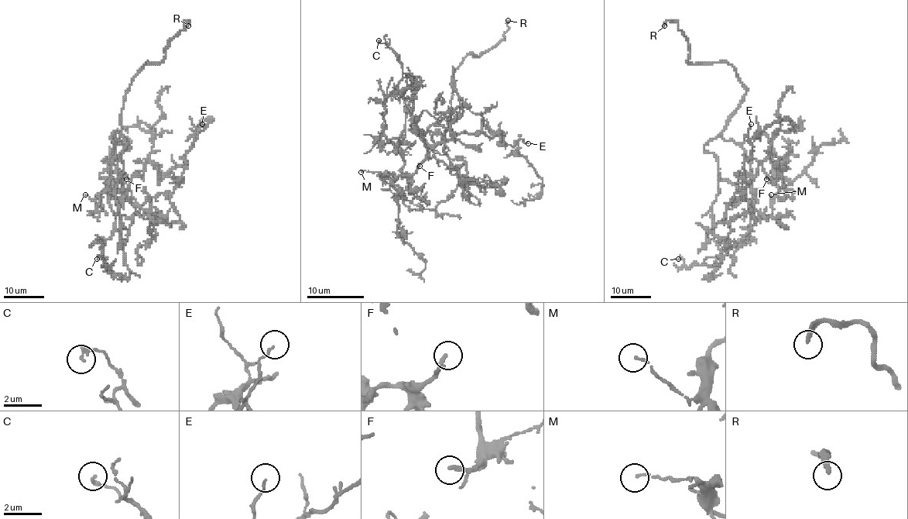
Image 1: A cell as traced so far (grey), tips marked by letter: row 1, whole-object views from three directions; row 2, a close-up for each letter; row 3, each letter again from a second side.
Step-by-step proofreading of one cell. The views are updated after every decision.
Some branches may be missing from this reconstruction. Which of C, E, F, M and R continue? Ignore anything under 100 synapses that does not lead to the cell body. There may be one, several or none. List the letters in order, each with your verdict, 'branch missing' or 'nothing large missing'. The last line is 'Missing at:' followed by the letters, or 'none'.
C: nothing large missing
E: nothing large missing
F: branch missing
M: nothing large missing
R: branch missing
Missing at: F, R

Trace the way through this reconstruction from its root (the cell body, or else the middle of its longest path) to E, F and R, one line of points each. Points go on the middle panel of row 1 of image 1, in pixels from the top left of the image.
E: (414, 89), (406, 108), (430, 145), (461, 133), (528, 143)
F: (414, 89), (398, 149), (402, 153), (402, 174), (412, 174), (419, 166)
R: (414, 89), (418, 77), (412, 120), (423, 137), (451, 106), (454, 70), (468, 54), (499, 43), (508, 20)

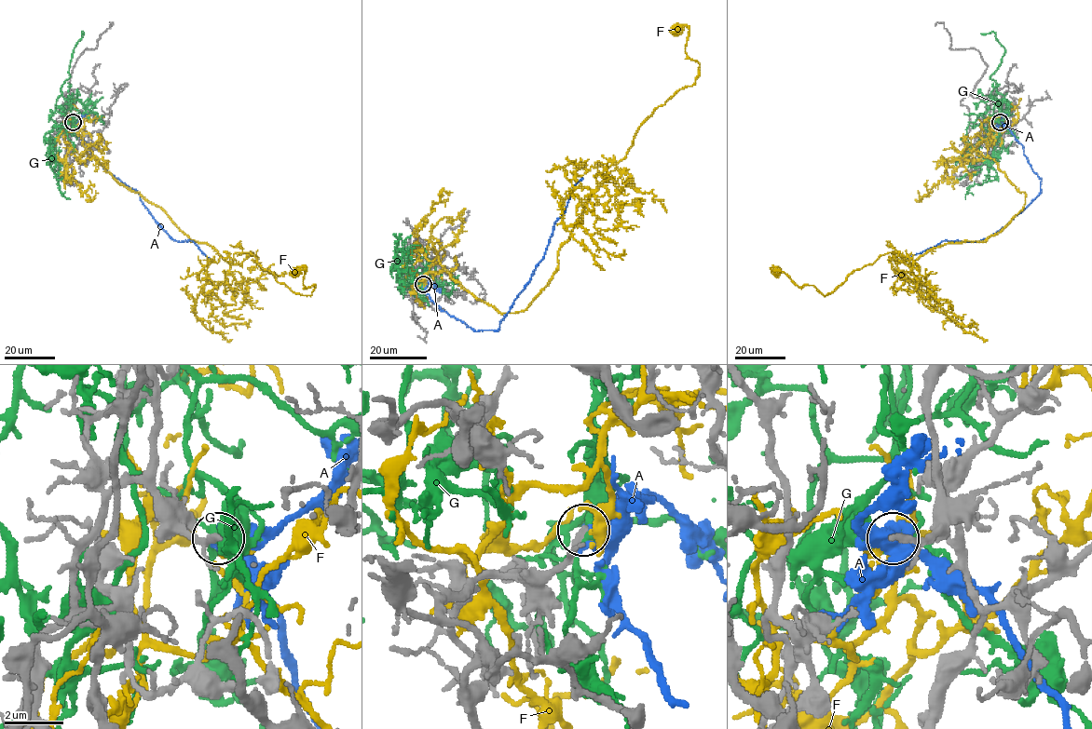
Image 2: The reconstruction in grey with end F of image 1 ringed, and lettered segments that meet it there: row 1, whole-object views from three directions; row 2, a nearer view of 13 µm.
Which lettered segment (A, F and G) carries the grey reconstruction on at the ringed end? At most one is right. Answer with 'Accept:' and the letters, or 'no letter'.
Accept: no letter

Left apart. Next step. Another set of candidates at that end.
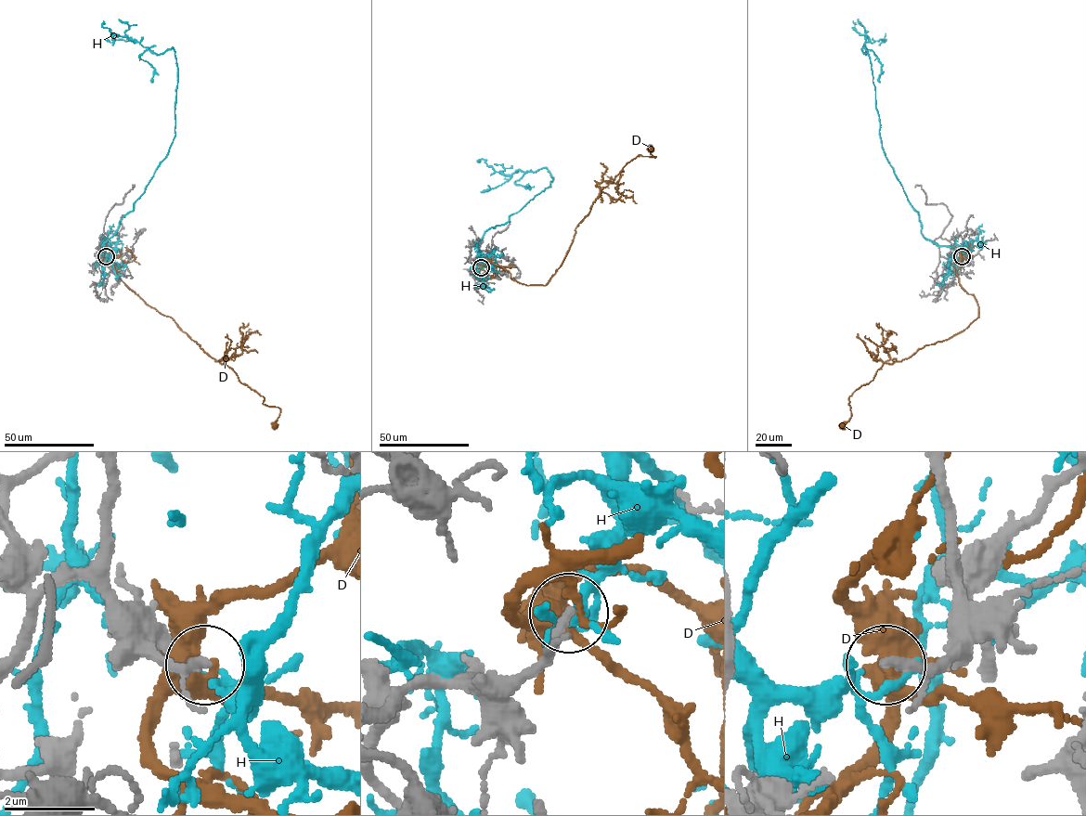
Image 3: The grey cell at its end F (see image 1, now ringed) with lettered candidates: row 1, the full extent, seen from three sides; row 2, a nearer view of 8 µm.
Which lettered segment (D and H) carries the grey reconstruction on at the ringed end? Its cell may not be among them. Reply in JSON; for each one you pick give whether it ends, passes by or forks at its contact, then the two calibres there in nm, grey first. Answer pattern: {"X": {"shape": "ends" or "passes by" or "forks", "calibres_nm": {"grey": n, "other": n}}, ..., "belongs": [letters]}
{"belongs": []}

